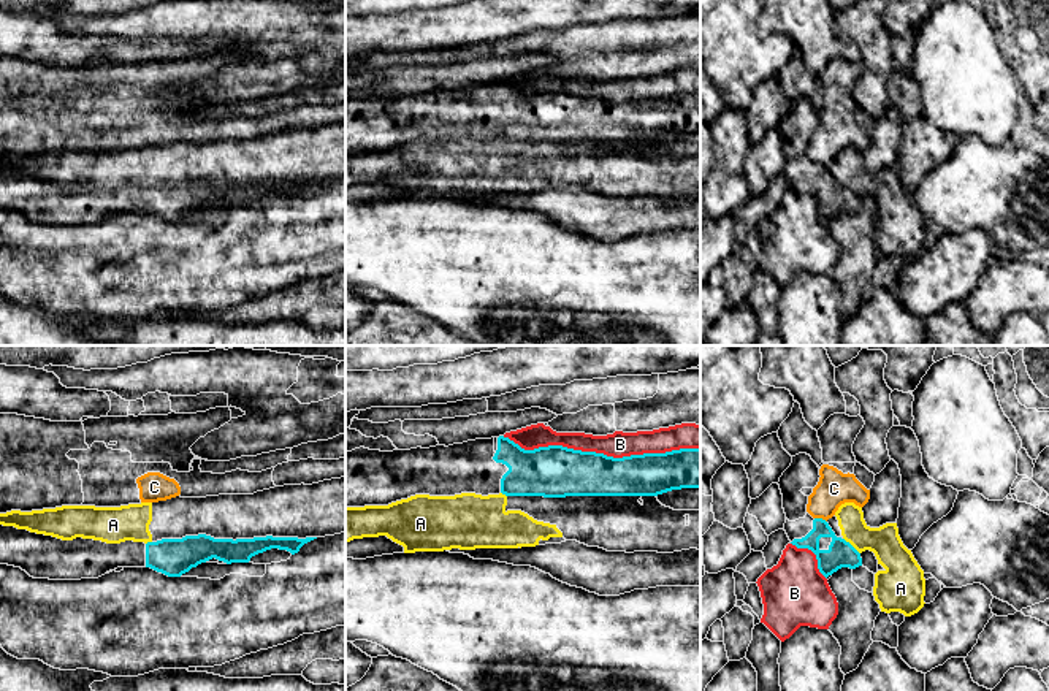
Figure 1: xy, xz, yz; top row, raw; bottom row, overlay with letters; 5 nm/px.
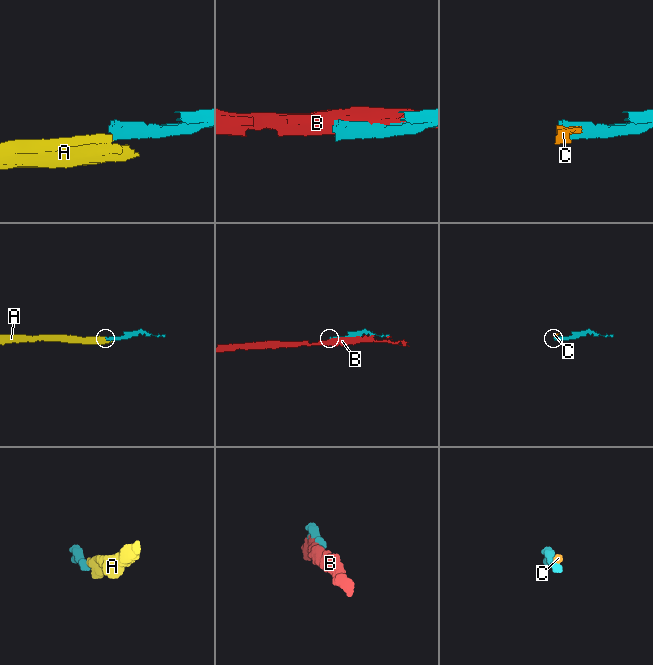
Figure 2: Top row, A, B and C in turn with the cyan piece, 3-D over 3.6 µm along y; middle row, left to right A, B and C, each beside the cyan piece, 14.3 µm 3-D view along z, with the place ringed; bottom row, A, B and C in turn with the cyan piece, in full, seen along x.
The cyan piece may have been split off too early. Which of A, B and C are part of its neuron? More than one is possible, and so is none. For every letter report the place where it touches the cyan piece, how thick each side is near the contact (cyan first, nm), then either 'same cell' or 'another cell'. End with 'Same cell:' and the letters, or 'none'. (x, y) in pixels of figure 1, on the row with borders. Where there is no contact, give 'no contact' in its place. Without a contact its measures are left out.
A: yz (851, 545) | 140/160 nm | another cell
B: xz (601, 454) | 260/130 nm | another cell
C: yz (821, 519) | 140/180 nm | another cell
Same cell: none

